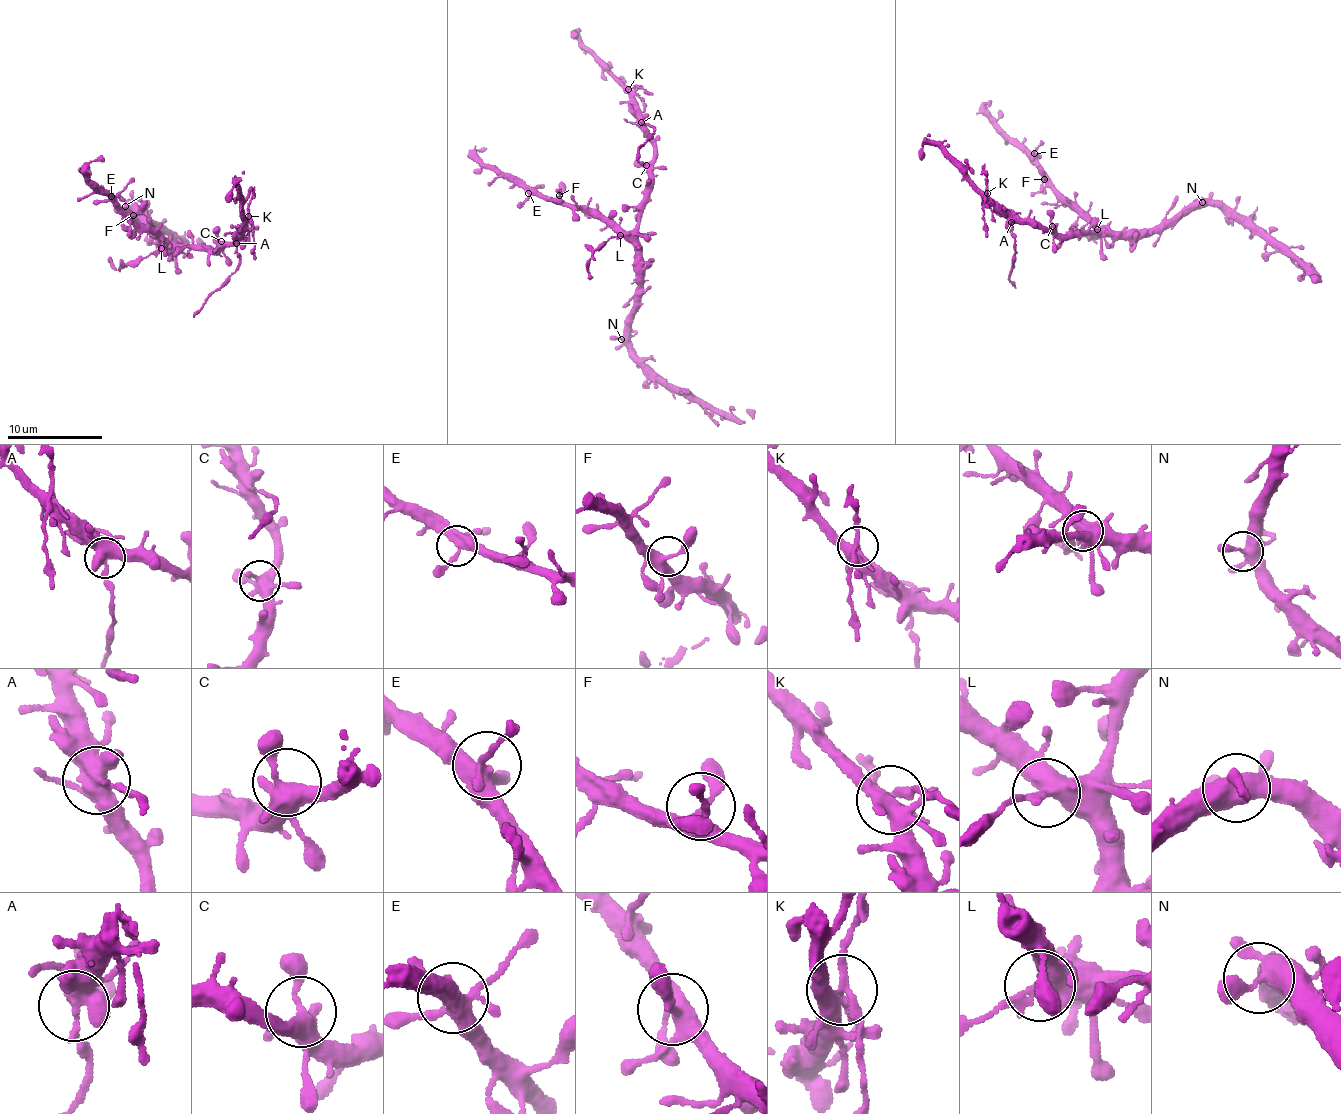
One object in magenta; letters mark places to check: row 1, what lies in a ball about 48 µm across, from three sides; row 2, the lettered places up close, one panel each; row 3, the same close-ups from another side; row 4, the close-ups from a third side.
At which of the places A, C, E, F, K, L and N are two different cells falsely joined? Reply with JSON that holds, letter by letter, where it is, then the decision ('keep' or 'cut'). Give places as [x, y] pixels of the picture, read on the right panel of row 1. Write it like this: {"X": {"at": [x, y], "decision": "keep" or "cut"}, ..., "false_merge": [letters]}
{"A": {"at": [1011, 222], "decision": "cut"}, "C": {"at": [1052, 226], "decision": "keep"}, "E": {"at": [1034, 153], "decision": "keep"}, "F": {"at": [1044, 179], "decision": "keep"}, "K": {"at": [987, 193], "decision": "cut"}, "L": {"at": [1097, 229], "decision": "cut"}, "N": {"at": [1202, 202], "decision": "keep"}, "false_merge": ["A", "K", "L"]}

